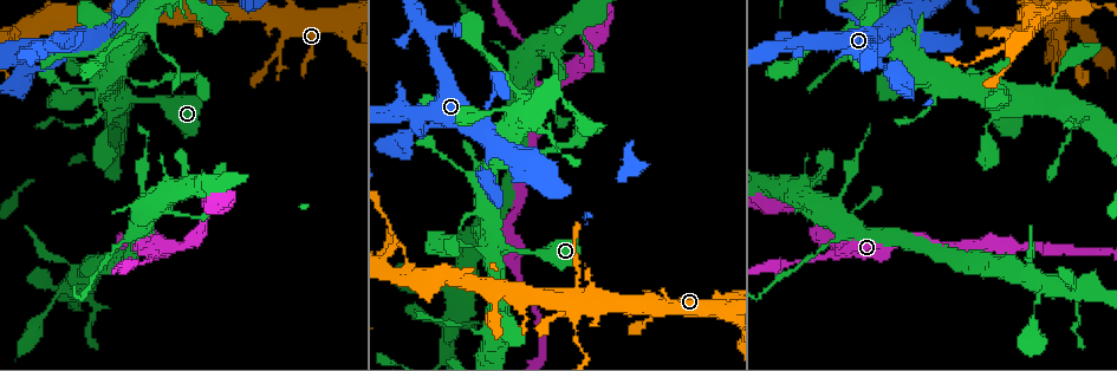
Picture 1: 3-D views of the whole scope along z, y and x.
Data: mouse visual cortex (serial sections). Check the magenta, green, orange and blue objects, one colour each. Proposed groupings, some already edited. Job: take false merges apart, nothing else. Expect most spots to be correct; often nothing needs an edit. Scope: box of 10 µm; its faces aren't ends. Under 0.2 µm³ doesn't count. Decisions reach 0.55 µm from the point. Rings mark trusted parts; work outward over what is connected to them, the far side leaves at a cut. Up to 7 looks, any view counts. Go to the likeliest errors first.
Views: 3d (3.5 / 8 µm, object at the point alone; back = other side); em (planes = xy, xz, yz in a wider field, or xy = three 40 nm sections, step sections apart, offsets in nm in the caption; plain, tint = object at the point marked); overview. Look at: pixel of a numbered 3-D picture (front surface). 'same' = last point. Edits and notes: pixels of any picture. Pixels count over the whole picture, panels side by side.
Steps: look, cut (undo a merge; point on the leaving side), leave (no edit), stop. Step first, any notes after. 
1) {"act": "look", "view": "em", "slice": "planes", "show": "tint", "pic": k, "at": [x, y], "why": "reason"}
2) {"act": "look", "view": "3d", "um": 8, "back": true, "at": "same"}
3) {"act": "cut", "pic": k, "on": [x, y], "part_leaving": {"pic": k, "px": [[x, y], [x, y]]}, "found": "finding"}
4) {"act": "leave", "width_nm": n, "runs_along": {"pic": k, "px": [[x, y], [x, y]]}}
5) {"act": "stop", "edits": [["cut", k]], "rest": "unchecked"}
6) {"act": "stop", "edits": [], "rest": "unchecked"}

{"act": "look", "view": "3d", "um": 3.5, "back": true, "pic": 1, "at": [413, 275], "why": "side arm on a straight run"}

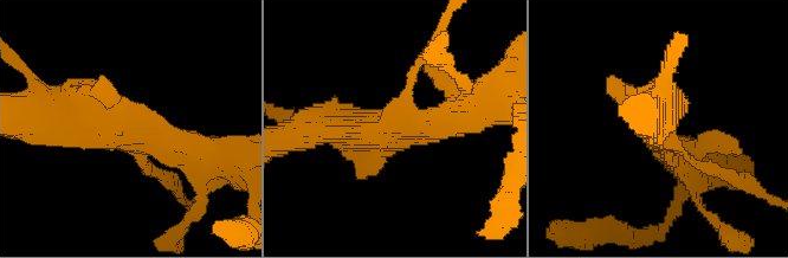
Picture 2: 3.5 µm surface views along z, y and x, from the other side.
{"act": "look", "view": "em", "slice": "xy", "step": 2, "show": "tint", "pic": 2, "at": [393, 121]}

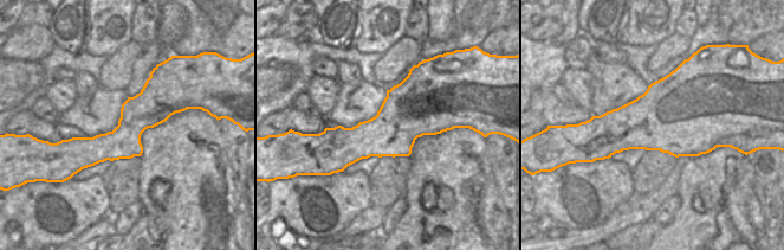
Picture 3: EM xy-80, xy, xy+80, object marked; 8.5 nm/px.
{"act": "leave", "arms": 3, "runs_along": {"pic": 2, "px": [[60, 110], [97, 105], [202, 156]]}, "found": "continuous, no second cell"}

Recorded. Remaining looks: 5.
{"act": "look", "view": "3d", "um": 3.5, "pic": 1, "at": [505, 247], "why": "a narrow waist"}

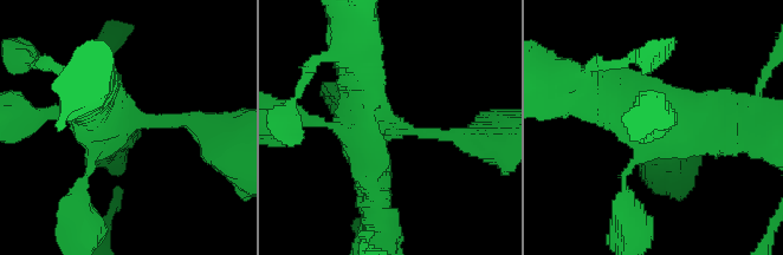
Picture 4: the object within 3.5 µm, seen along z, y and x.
{"act": "leave", "found": "continuous, no second cell"}

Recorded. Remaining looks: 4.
{"act": "look", "view": "3d", "um": 3.5, "pic": 1, "at": [109, 29], "why": "small branch off a trunk"}

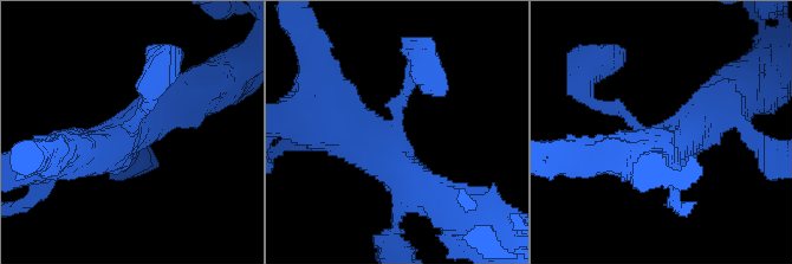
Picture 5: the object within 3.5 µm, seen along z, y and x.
{"act": "look", "view": "em", "slice": "xy", "step": 2, "show": "tint", "pic": 5, "at": [393, 137], "why": "now the EM"}

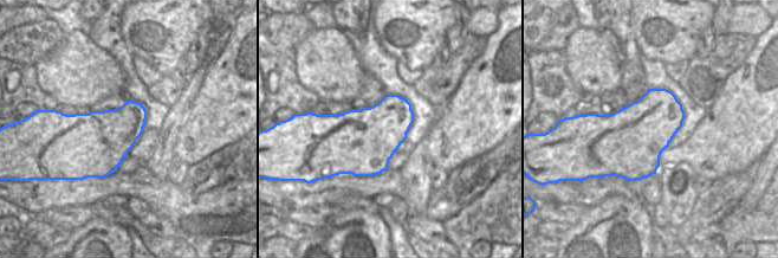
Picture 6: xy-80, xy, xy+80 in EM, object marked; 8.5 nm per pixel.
{"act": "leave", "arm_widths_nm": [150, 500, 600], "runs_along": {"pic": 5, "px": [[324, 108], [397, 162], [429, 197]]}, "found": "all the same cell"}

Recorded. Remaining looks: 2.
{"act": "stop", "edits": [], "rest": "unchecked"}

